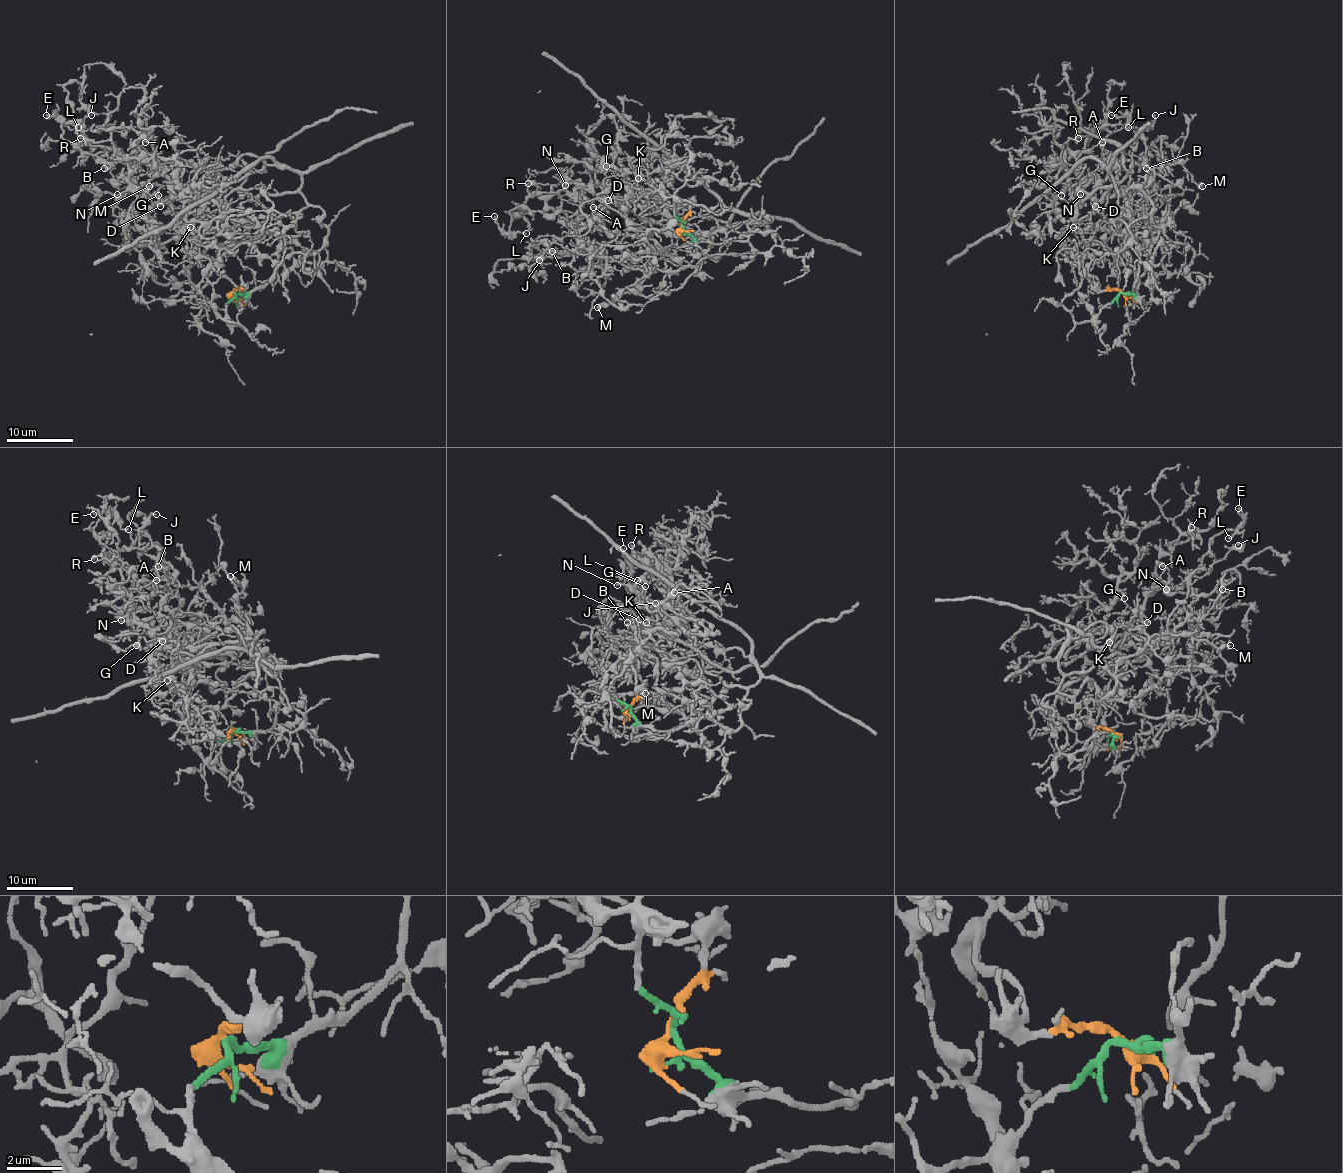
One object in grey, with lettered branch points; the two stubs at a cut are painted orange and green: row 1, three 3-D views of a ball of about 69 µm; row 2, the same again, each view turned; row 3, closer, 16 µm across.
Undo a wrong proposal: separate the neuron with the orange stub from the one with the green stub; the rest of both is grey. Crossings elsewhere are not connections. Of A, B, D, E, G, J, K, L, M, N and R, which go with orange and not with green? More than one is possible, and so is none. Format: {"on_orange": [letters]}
{"on_orange": ["A", "B", "D", "E", "G", "J", "K", "L", "N", "R"]}

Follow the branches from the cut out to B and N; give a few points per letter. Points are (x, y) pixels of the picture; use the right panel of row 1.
B: (1122, 291), (1089, 273), (1099, 178), (1084, 181), (1120, 160), (1146, 168)
N: (1122, 291), (1100, 290), (1089, 273), (1084, 233), (1099, 178), (1079, 190), (1080, 195)

